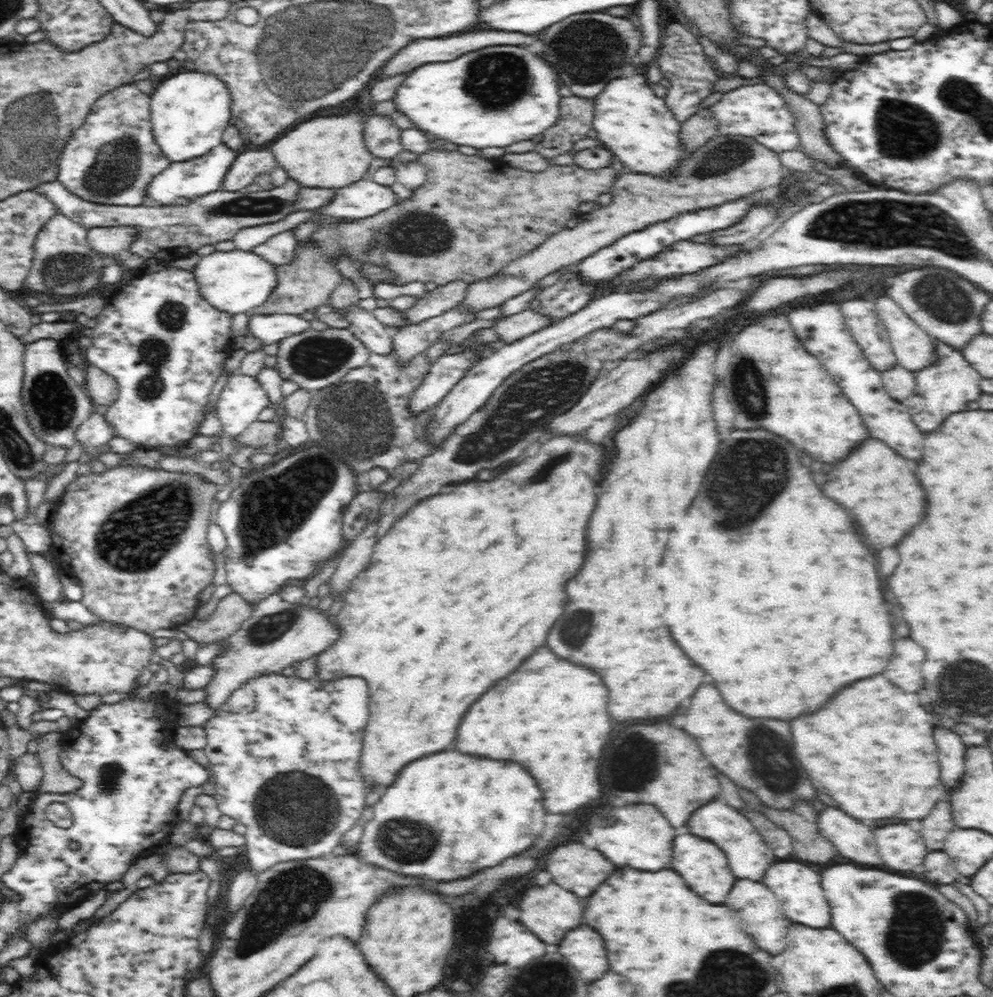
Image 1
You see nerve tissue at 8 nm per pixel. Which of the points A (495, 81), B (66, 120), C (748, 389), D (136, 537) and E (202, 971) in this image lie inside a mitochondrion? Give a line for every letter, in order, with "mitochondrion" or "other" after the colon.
A: mitochondrion
B: mitochondrion
C: mitochondrion
D: mitochondrion
E: other

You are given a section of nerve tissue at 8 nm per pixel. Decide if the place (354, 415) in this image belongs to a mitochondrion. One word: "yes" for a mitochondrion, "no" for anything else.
yes

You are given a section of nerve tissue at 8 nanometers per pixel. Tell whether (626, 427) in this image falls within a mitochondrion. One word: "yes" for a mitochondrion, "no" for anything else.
no

